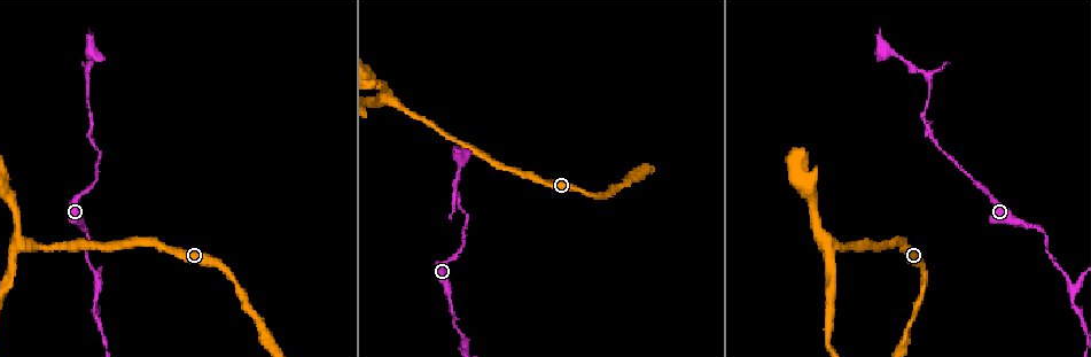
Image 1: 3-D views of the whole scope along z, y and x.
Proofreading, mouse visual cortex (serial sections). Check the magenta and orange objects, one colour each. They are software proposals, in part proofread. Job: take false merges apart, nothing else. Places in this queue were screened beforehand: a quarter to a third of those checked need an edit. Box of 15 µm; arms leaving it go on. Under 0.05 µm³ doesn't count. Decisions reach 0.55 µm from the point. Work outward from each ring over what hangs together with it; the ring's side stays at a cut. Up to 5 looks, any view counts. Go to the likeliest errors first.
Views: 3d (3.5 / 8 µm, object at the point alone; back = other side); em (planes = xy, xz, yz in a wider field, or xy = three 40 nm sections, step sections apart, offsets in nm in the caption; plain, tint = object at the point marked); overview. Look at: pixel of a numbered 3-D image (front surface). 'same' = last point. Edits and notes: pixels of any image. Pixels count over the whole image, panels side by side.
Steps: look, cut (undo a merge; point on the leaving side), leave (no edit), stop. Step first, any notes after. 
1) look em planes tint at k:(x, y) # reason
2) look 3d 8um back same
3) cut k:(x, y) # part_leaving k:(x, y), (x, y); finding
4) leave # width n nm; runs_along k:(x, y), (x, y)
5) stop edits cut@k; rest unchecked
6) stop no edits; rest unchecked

look 3d 3.5um at 1:(832, 244) # abrupt turn

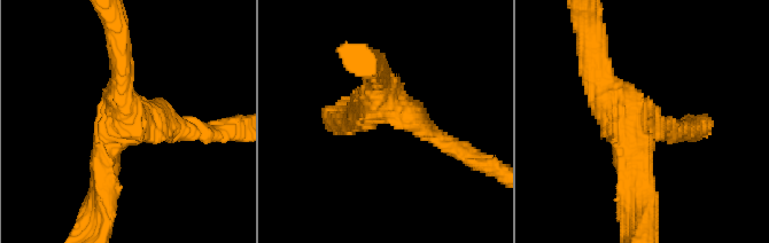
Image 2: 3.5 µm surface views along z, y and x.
look em xy step 5 tint at 2:(402, 107) # arms 3; arm_widths 250, 300, 400 nm

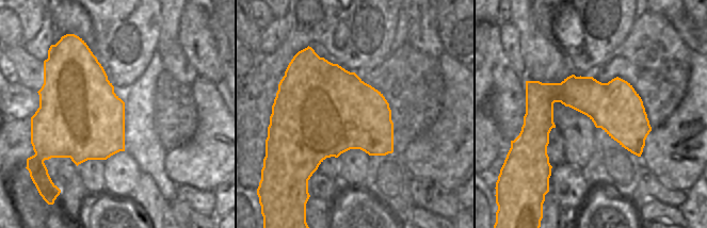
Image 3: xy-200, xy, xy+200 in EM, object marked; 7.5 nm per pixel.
leave # runs_along 2:(668, 126), (624, 119), (592, 48); one cell here

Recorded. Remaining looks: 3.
look 3d 8um at 1:(1071, 290) # sharp bend

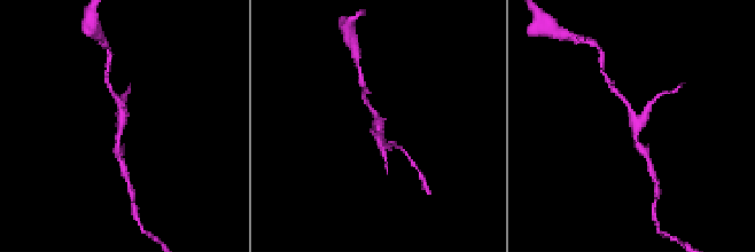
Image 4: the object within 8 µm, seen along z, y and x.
look em xy step 3 tint at 4:(122, 123)

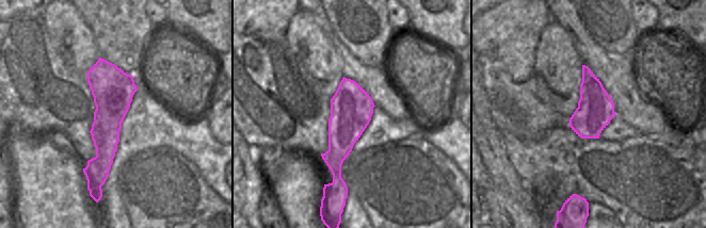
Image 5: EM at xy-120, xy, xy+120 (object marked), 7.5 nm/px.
leave # arm_widths 150, 150, 200 nm; runs_along 5:(100, 61), (106, 80), (102, 179); continuous, no second cell

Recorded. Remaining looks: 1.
stop no edits; rest unchecked

